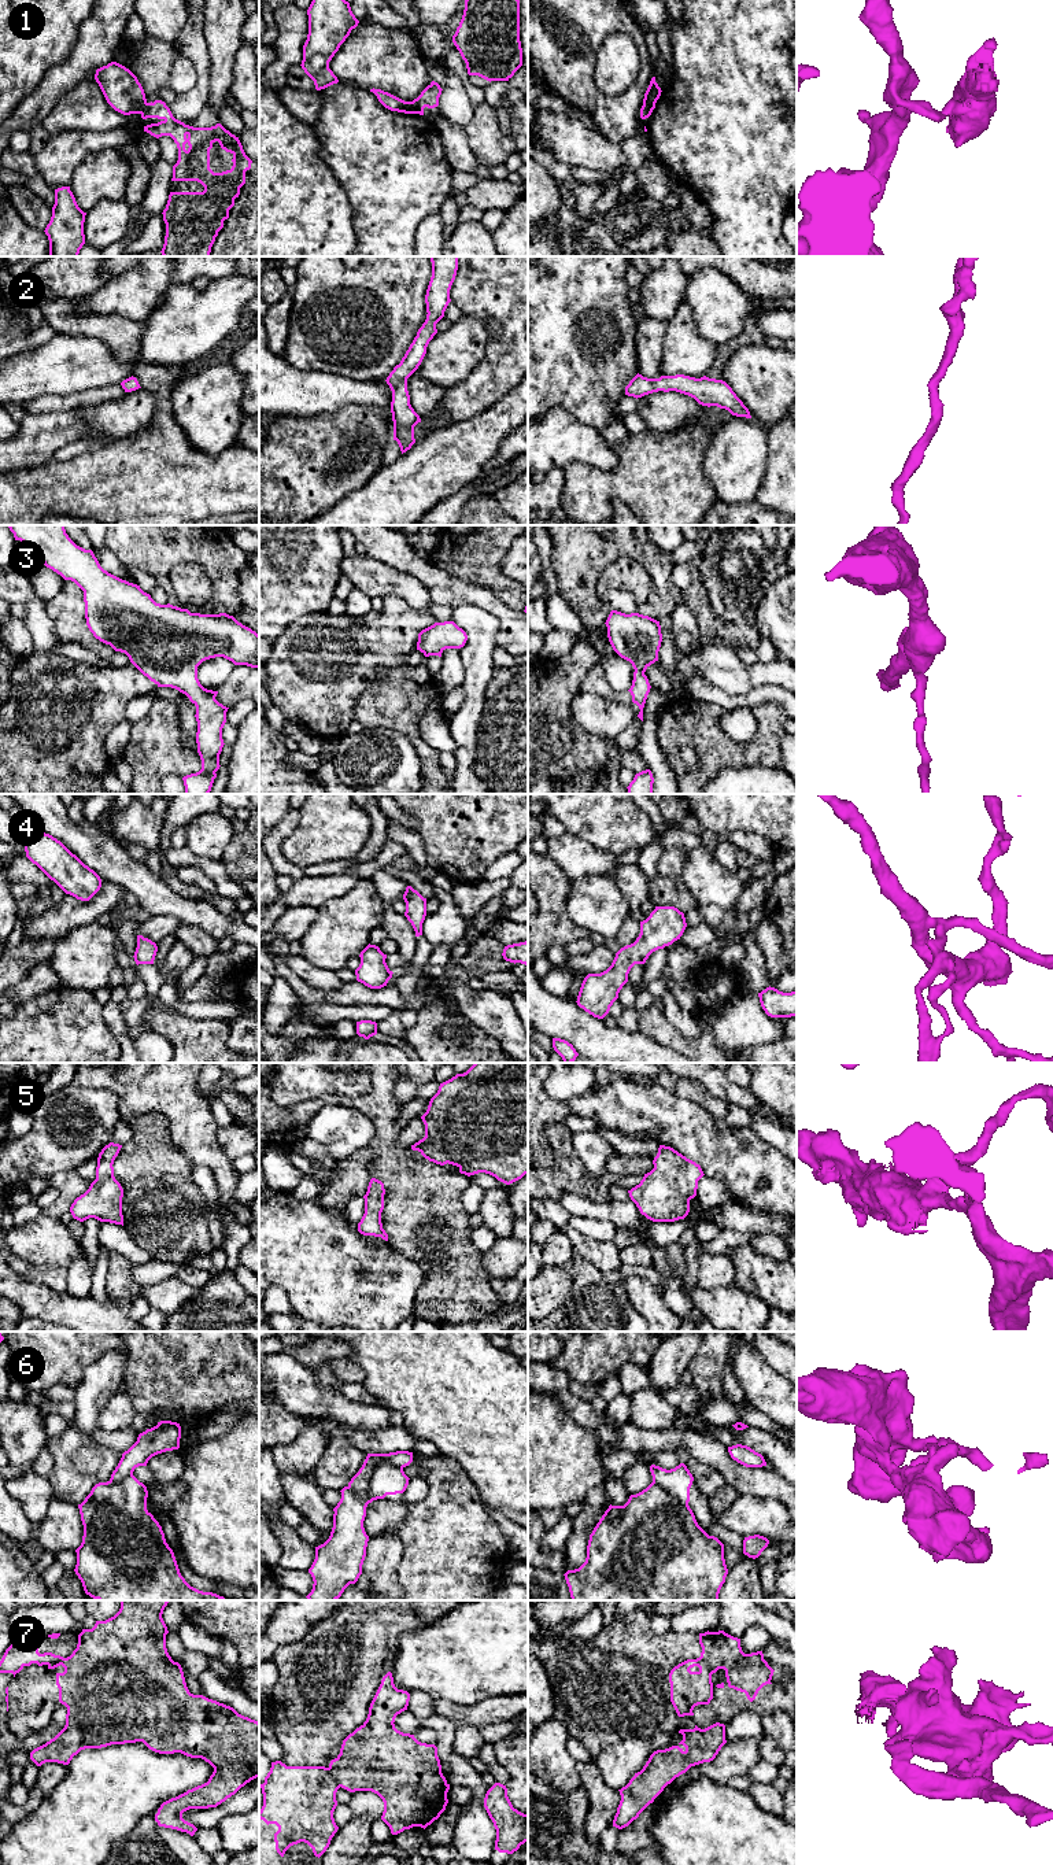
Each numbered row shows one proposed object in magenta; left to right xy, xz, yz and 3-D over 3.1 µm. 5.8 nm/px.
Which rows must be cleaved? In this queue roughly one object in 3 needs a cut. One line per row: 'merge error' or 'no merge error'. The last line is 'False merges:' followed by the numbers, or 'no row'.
1: merge error
2: no merge error
3: no merge error
4: no merge error
5: no merge error
6: merge error
7: merge error
False merges: 1, 6, 7

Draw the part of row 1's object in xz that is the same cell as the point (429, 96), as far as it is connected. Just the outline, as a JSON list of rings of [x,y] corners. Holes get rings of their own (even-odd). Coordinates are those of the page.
[[[432,81],[421,95],[411,101],[415,114],[424,115],[424,108],[435,108],[439,106],[439,97],[441,95],[441,88],[437,82]]]

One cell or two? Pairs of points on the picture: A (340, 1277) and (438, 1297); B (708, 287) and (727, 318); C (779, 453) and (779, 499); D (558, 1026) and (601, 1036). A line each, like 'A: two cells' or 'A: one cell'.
A: two cells
B: one cell
C: one cell
D: one cell

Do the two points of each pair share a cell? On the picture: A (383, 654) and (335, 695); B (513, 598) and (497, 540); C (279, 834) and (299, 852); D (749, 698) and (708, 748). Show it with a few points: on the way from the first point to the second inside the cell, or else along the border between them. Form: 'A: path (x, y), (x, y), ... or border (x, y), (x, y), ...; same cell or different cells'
A: path (370, 660), (347, 683); same cell
B: path (501, 584), (494, 578), (494, 554); same cell
C: border (298, 809), (281, 853), (300, 868); different cells
D: border (782, 704), (758, 704), (752, 708); different cells

